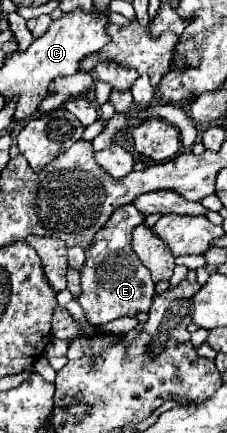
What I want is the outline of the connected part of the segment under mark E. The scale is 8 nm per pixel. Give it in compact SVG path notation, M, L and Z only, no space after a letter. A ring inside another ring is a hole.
M134 204L118 208L110 216L106 226L98 232L98 238L94 238L94 246L86 252L86 262L80 272L82 296L78 298L78 302L92 326L102 326L122 316L134 316L136 312L148 312L150 308L154 282L150 280L150 272L146 270L146 266L142 266L142 262L138 262L130 246L132 230L142 222L144 214Z

